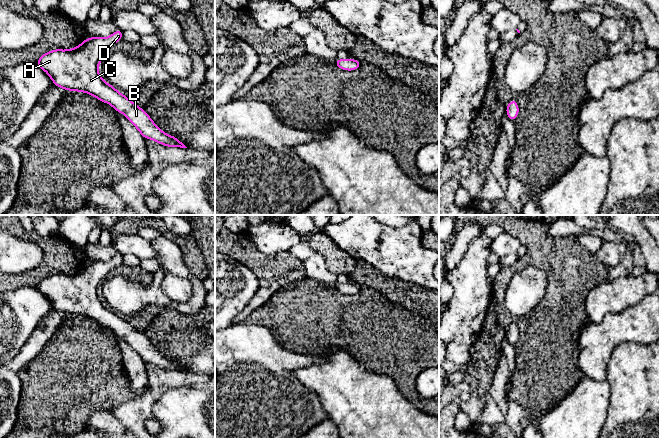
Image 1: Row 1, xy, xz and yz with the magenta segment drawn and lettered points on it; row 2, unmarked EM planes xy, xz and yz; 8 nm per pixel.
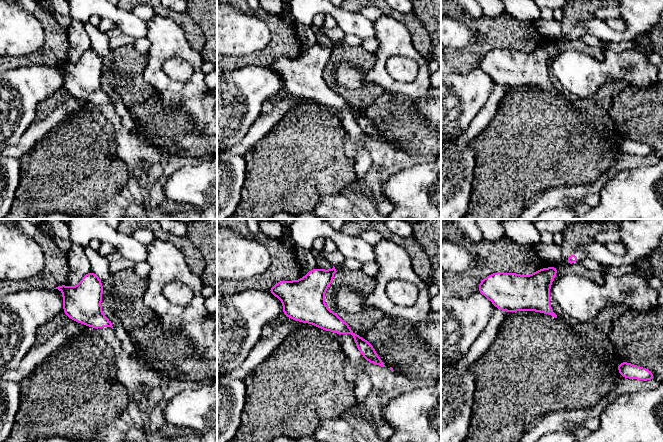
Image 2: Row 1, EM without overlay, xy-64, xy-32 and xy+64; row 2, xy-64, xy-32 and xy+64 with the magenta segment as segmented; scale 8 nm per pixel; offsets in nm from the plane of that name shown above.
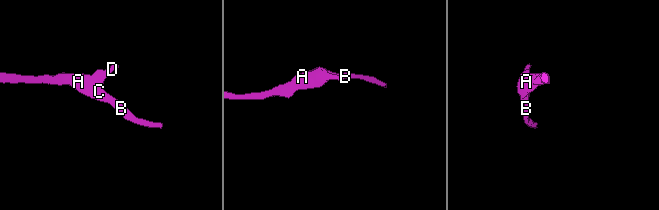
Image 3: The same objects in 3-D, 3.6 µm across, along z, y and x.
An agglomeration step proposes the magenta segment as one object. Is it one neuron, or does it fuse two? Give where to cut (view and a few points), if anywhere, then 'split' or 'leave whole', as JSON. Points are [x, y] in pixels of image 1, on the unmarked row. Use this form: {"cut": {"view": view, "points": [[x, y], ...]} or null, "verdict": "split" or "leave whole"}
{"cut": null, "verdict": "leave whole"}

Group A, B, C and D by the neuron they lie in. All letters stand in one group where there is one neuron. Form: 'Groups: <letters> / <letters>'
Groups: A B C D

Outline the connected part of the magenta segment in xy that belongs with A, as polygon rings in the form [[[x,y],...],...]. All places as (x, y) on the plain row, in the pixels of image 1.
[[[117,253],[106,262],[89,261],[76,272],[44,277],[36,288],[49,299],[54,309],[68,315],[86,316],[110,328],[116,336],[126,340],[145,363],[168,371],[187,372],[178,362],[160,354],[142,332],[100,301],[99,287],[109,272],[122,264],[122,259],[123,255]]]

